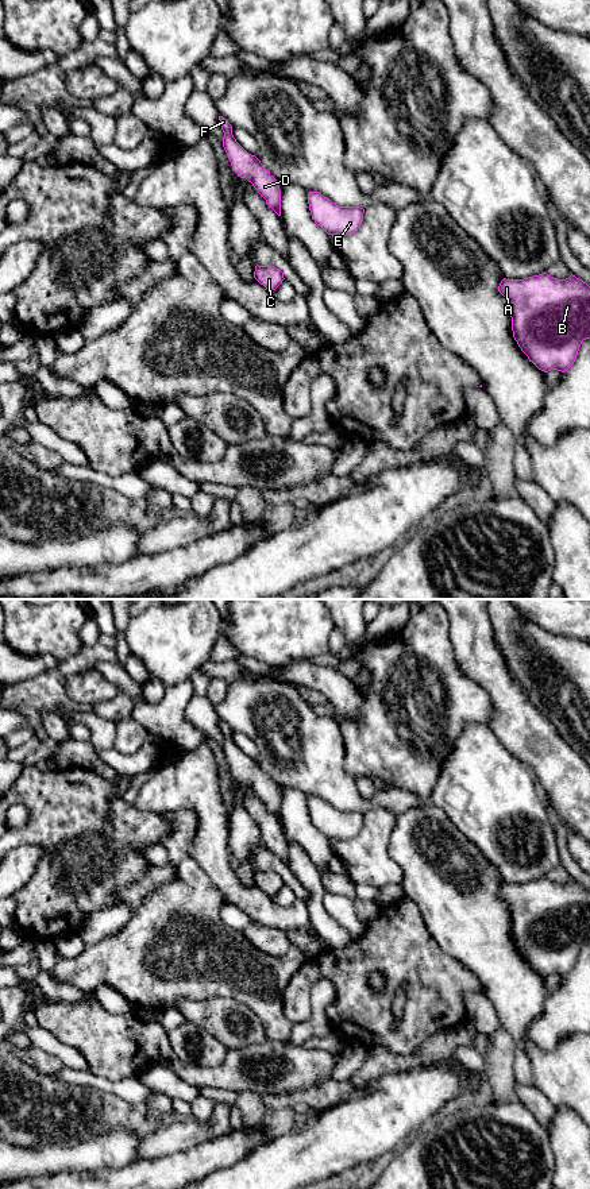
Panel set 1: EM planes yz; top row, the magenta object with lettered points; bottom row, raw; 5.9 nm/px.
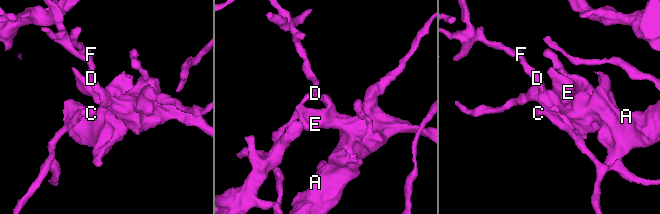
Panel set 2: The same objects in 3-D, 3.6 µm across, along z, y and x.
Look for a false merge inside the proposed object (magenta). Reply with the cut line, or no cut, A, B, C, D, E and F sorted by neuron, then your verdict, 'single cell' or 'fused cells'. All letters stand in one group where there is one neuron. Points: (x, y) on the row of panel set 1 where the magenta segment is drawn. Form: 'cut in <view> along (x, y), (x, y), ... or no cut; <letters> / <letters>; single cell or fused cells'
no cut; A B C D E F; single cell

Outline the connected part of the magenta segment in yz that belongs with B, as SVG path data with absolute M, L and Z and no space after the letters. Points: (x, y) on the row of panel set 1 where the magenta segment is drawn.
M547 273L524 279L504 278L498 292L506 298L513 337L539 370L567 371L583 340L590 339L590 286L575 275L558 279Z

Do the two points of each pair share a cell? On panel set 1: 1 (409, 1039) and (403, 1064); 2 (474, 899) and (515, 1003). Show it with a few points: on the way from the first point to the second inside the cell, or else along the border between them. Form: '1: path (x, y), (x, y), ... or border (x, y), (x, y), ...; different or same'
1: border (432, 1037), (408, 1054), (374, 1047); different
2: path (474, 925), (479, 938), (505, 977); same

